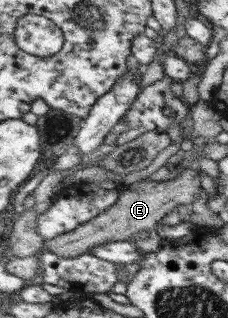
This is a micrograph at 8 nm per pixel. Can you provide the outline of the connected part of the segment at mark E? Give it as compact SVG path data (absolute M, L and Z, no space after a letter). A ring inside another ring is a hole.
M195 167L184 169L174 179L168 181L139 181L122 188L122 195L107 211L101 212L95 219L82 224L76 231L43 242L43 251L51 251L60 257L75 257L89 253L97 245L132 240L138 233L154 231L162 218L181 205L189 205L201 192L201 174Z

